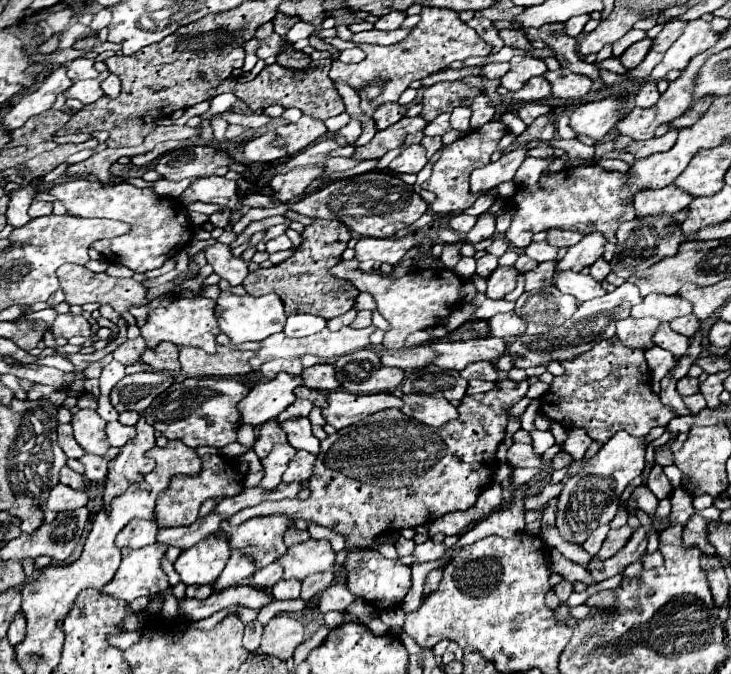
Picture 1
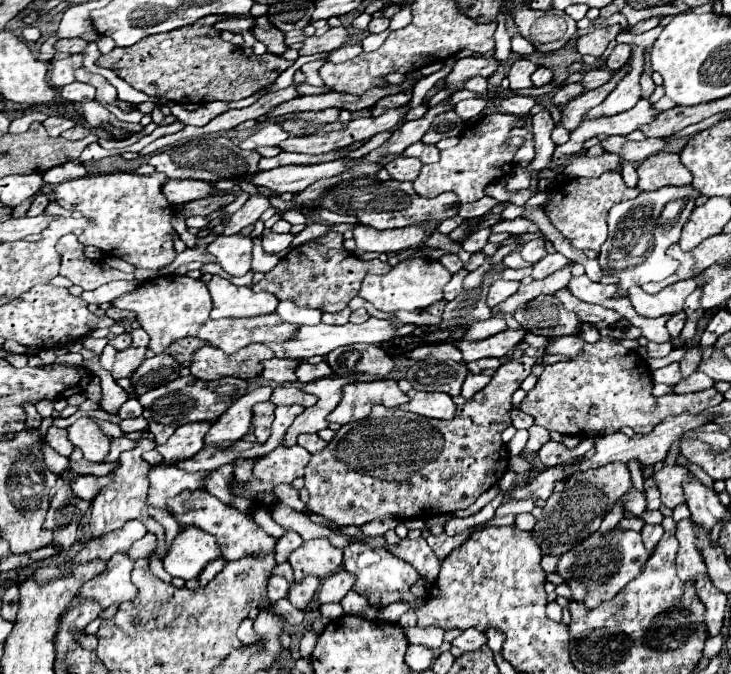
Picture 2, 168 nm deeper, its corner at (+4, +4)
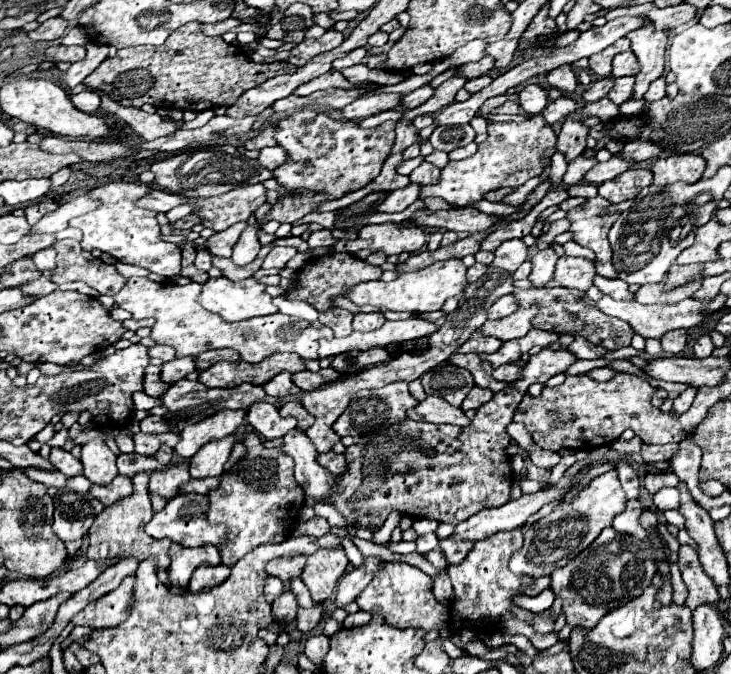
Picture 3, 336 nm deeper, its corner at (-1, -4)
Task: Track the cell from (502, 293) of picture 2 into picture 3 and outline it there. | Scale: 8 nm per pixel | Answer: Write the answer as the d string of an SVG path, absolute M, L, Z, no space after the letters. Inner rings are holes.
M502 296L498 298L492 308L488 310L488 318L490 320L500 320L500 318L506 318L508 314L512 314L516 310L516 302L514 302L514 296Z

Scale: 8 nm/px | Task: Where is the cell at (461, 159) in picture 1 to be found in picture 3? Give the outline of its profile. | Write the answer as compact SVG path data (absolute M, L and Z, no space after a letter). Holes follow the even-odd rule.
M538 114L524 122L492 122L488 126L488 138L478 144L474 156L458 162L448 162L440 174L436 186L422 186L420 198L440 196L452 206L468 206L482 200L484 192L508 186L518 188L528 178L538 176L546 168L546 152L556 146L556 132Z

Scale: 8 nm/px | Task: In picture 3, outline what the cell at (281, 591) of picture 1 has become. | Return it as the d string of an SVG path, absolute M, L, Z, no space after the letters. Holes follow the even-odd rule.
M268 576L268 582L264 582L264 598L272 604L274 598L284 590L284 584L280 578L274 578L274 576Z

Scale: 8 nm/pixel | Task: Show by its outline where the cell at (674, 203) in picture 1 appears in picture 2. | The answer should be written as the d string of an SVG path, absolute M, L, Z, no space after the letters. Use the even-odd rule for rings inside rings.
M659 152L647 158L637 168L639 182L637 188L643 192L653 192L663 186L687 186L691 184L691 172L681 164L679 156L673 152Z

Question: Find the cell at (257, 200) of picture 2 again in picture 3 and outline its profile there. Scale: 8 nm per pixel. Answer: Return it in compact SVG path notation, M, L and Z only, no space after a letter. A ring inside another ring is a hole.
M238 222L236 226L230 226L228 230L224 232L216 232L214 236L210 236L206 242L204 242L204 248L214 254L214 256L222 256L222 258L230 258L232 254L232 246L236 244L238 236L242 234L242 230L246 228L246 222Z

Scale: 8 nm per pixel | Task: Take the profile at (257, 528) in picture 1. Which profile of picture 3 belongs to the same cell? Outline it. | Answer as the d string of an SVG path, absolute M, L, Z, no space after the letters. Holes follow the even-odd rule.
M180 494L180 496L168 501L162 511L156 512L144 530L152 538L158 538L158 540L168 538L168 540L182 544L182 546L202 546L202 544L220 546L220 542L226 536L226 528L208 524L206 510L208 510L206 496L202 496L202 494Z

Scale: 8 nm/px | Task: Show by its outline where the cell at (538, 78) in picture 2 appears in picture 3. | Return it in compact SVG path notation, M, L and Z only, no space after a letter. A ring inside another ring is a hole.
M566 64L566 66L560 66L552 72L548 72L548 84L552 88L558 88L560 92L574 92L578 86L578 80L576 80L572 66Z

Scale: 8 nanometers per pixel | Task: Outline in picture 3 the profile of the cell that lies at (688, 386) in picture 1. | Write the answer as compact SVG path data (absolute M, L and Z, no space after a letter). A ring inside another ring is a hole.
M700 336L698 340L696 340L696 344L694 344L694 356L696 358L708 358L710 354L712 354L712 350L714 350L714 344L712 344L712 338L710 336Z

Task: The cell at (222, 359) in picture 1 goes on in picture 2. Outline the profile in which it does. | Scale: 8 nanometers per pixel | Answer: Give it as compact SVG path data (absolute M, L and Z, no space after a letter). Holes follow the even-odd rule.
M251 344L239 352L227 356L219 348L203 346L191 356L191 374L201 380L217 380L223 376L237 376L243 380L255 378L261 374L261 362L273 358L273 352L265 344Z

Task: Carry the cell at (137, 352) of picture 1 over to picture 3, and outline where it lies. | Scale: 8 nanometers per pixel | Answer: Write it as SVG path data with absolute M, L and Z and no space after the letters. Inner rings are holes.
M148 366L146 370L146 394L152 398L164 396L164 390L168 390L166 382L160 382L160 366Z

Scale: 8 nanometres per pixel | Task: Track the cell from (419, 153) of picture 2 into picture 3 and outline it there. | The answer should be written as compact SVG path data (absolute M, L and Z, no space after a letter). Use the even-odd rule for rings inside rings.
M424 162L422 166L418 166L412 174L410 174L410 180L420 184L420 186L428 186L428 184L436 184L438 182L438 176L440 176L440 170L430 164L430 162Z

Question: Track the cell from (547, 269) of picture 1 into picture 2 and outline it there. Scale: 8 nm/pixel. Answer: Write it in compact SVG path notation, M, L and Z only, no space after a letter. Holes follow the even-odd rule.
M555 252L555 254L547 254L547 256L541 258L537 264L533 264L533 274L531 274L531 278L533 278L533 280L547 278L547 276L553 274L555 270L567 266L569 262L571 262L571 260L567 260L567 258L561 256L559 252Z

